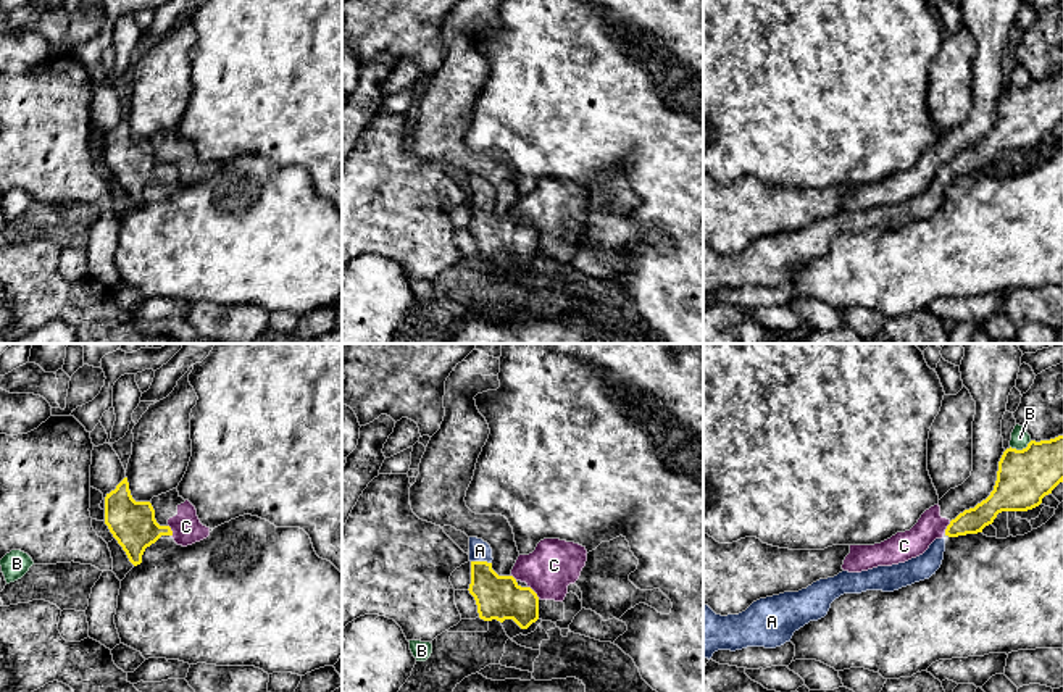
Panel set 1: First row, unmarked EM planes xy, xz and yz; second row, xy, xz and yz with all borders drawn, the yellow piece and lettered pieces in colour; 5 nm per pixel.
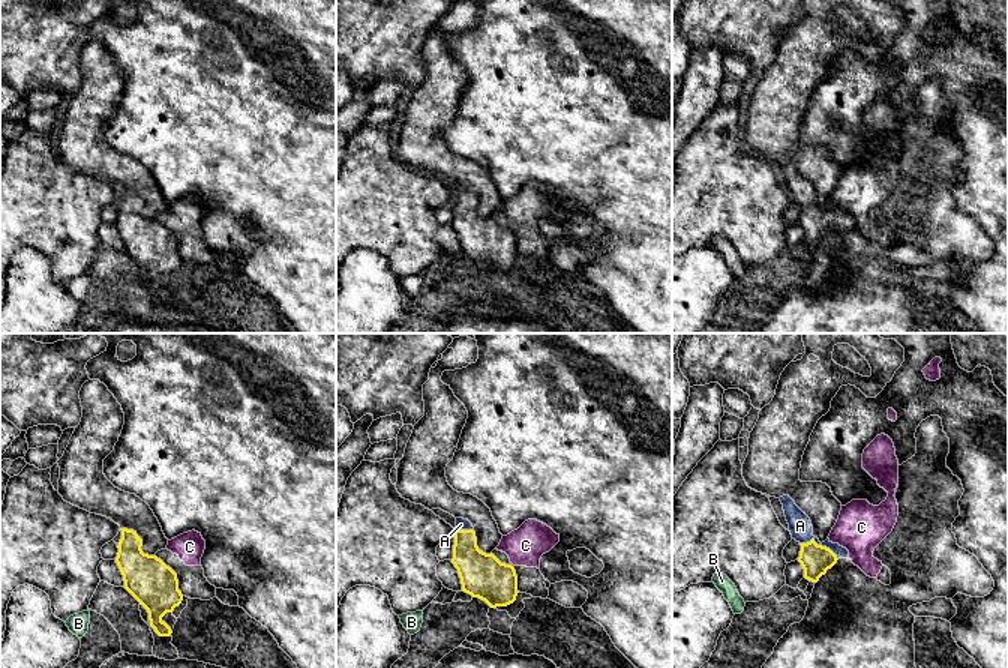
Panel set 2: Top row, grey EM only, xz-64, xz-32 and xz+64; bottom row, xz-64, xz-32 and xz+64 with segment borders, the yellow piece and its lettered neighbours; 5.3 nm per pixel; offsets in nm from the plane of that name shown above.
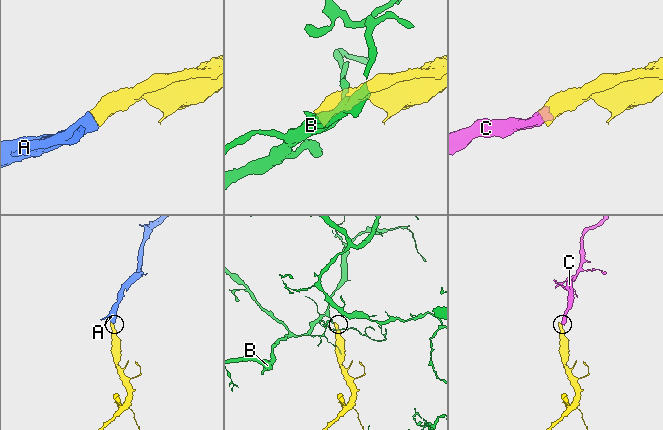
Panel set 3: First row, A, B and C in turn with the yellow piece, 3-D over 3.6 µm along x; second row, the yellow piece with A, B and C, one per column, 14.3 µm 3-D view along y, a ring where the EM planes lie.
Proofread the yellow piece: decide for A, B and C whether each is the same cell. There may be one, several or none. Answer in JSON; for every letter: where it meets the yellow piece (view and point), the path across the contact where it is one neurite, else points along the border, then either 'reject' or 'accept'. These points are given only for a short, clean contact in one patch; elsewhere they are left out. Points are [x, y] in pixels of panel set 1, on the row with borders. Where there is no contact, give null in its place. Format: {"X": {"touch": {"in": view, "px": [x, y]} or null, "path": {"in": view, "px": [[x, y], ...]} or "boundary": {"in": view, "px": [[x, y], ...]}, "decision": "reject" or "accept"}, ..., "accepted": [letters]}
{"A": {"touch": {"in": "xz", "px": [481, 562]}, "path": {"in": "xz", "px": [[499, 597], [486, 584], [481, 562], [479, 550]]}, "decision": "accept"}, "B": {"touch": {"in": "yz", "px": [1020, 450]}, "boundary": {"in": "yz", "px": [[1031, 441], [1021, 449], [1010, 447]]}, "decision": "reject"}, "C": {"touch": {"in": "xz", "px": [534, 592]}, "boundary": {"in": "xz", "px": [[528, 586], [539, 597]]}, "decision": "reject"}, "accepted": ["A"]}

